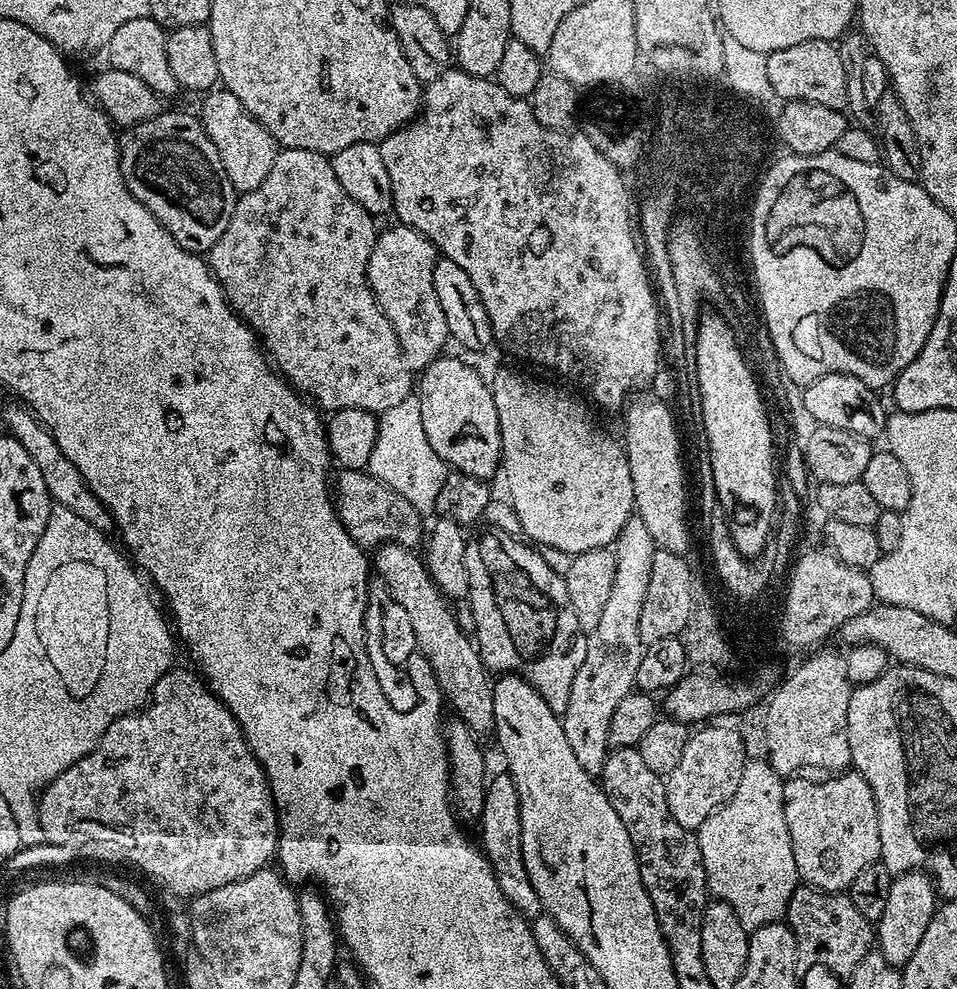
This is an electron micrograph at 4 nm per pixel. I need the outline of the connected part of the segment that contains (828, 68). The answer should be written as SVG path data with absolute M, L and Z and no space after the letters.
M807 40L806 42L798 42L794 46L786 46L786 50L778 50L777 52L767 53L768 61L766 62L766 71L770 74L770 86L773 93L777 97L781 96L781 101L787 102L790 100L805 100L806 102L814 102L818 106L830 106L831 108L843 109L847 105L846 92L846 73L842 68L842 61L839 57L837 45L830 40Z

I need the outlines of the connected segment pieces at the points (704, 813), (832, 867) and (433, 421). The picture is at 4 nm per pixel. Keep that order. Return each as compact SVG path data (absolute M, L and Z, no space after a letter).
M704 726L693 731L686 742L686 750L682 750L682 758L678 766L666 777L666 798L670 806L670 814L678 826L685 830L698 830L706 818L714 810L718 810L738 790L738 781L742 778L742 766L746 759L744 753L744 740L732 728L712 728L716 726Z
M845 770L829 775L828 780L784 780L784 809L786 826L790 830L790 842L794 850L796 875L807 887L822 892L843 893L866 870L877 863L882 850L882 838L878 832L878 806L868 783L855 770Z
M441 354L418 380L422 427L435 454L449 469L487 481L502 464L502 434L492 389L464 360Z

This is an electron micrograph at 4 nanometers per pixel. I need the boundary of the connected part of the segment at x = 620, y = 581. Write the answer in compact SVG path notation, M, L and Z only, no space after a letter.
M639 514L632 515L626 526L622 526L614 545L616 569L610 599L602 609L598 626L587 633L586 658L582 658L582 666L578 666L578 674L574 674L574 686L570 686L570 702L562 714L562 723L578 763L591 776L599 777L604 771L604 759L610 751L610 717L614 709L636 688L638 662L642 662L646 647L638 634L638 618L642 614L642 602L646 602L650 562L656 550L646 522L642 522Z

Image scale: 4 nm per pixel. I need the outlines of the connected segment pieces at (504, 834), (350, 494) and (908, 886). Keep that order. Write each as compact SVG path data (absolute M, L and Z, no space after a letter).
M507 774L491 777L484 790L484 805L478 821L480 836L478 844L483 854L492 864L492 873L506 898L531 922L541 915L540 899L530 886L522 858L522 822L520 821L520 799L512 777Z
M345 468L337 473L334 476L336 515L359 548L375 550L385 544L416 546L416 543L421 543L421 513L402 494L381 482L378 477L358 468Z
M913 870L893 879L890 894L886 898L886 910L874 924L874 940L886 962L903 966L914 958L914 950L918 950L918 942L922 942L922 934L926 934L926 926L930 926L937 907L936 885L927 872Z

